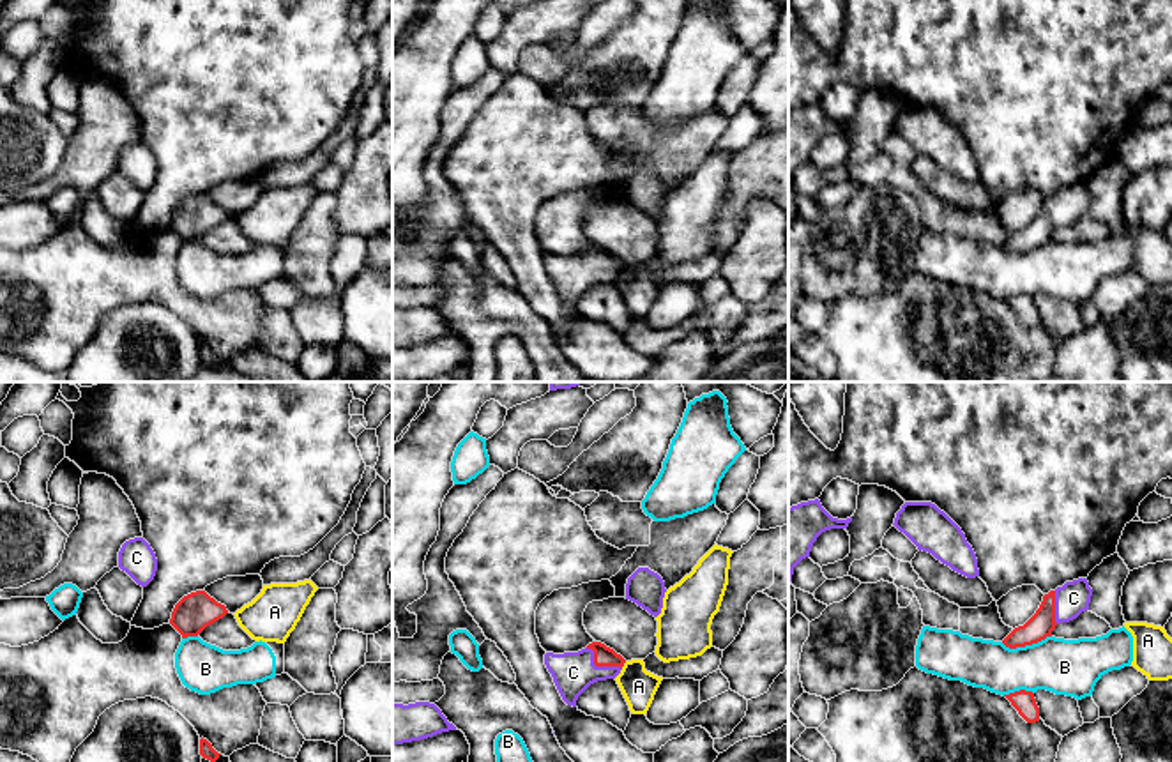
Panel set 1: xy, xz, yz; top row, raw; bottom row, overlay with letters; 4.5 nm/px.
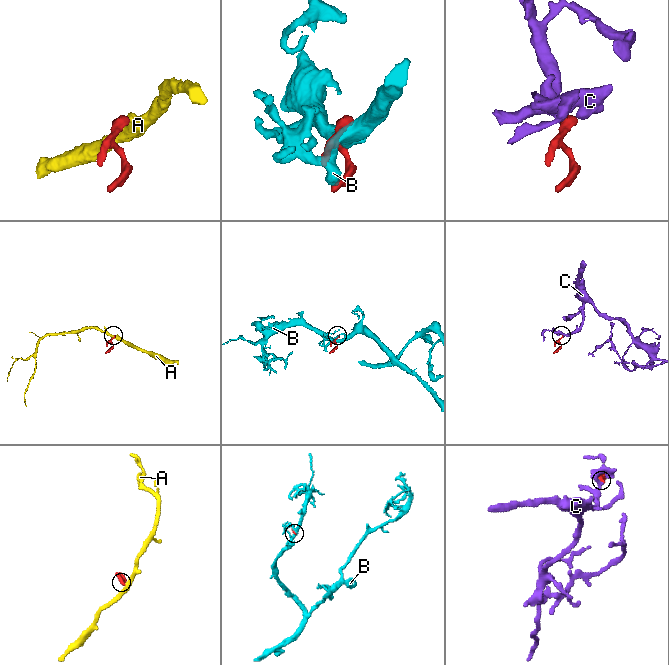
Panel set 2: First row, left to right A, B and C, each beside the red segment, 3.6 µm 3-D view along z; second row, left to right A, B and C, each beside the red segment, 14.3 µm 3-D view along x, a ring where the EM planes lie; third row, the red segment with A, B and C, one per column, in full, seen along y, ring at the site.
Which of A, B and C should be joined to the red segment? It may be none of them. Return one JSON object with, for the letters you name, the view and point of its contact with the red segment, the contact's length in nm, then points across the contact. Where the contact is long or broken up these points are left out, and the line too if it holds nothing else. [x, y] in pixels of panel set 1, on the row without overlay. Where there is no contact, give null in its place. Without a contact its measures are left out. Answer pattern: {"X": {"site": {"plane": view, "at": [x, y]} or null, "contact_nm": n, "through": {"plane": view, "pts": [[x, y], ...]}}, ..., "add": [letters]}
{"C": {"site": {"plane": "xz", "at": [598, 269]}, "contact_nm": 190, "through": {"plane": "xz", "pts": [[603, 260], [598, 269], [587, 269], [573, 276]]}}, "add": ["C"]}

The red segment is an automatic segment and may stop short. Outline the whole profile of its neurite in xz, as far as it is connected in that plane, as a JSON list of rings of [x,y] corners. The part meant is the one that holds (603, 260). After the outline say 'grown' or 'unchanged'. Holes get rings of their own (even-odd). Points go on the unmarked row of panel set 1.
[[[601,246],[578,256],[544,258],[544,269],[567,309],[576,311],[578,301],[594,286],[615,283],[626,263]]] | grown

